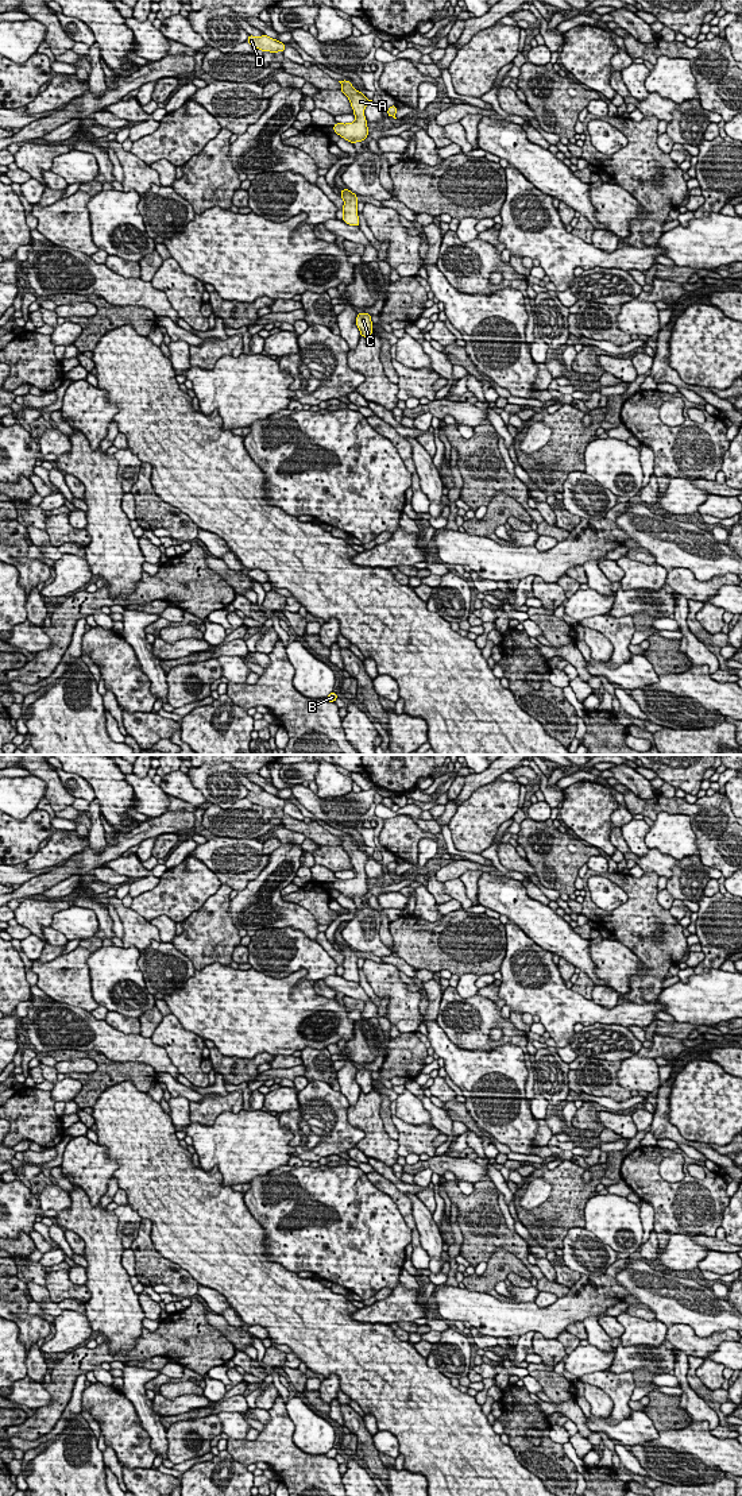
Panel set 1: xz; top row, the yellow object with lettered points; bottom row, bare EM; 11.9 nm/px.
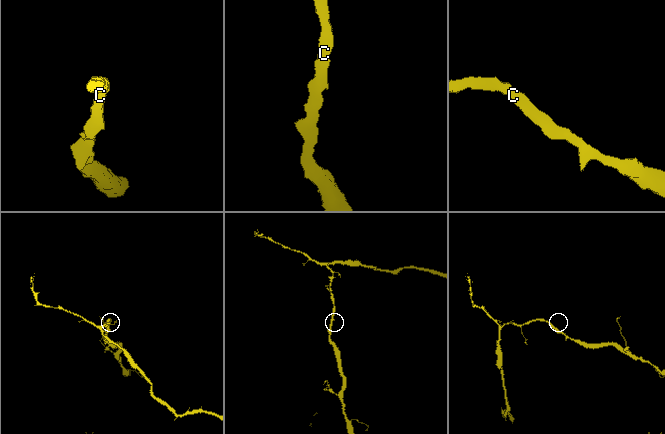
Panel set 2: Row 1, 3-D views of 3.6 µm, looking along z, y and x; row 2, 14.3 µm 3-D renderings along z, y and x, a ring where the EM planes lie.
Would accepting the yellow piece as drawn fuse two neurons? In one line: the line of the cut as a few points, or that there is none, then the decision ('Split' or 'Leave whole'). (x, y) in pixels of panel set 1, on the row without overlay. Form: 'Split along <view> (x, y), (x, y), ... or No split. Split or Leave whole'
No split. Leave whole

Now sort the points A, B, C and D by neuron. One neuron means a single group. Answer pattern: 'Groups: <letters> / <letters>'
Groups: A B C D

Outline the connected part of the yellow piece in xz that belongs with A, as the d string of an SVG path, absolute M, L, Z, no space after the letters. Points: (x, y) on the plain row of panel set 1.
M347 836L339 837L341 840L341 848L351 857L353 871L356 876L353 879L336 879L333 882L335 890L340 891L345 897L351 898L363 898L368 892L367 875L364 874L364 864L372 856L367 855L362 848L356 847L352 840Z

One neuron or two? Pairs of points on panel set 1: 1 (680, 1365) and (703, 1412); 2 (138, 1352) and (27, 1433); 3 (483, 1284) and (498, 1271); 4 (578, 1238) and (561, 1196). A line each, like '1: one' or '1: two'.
1: one
2: one
3: one
4: two

